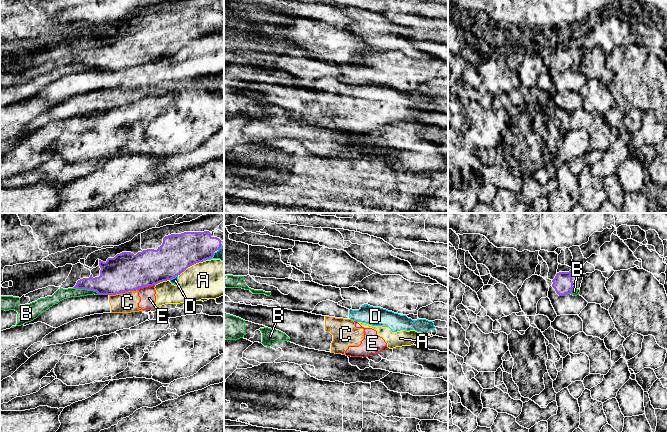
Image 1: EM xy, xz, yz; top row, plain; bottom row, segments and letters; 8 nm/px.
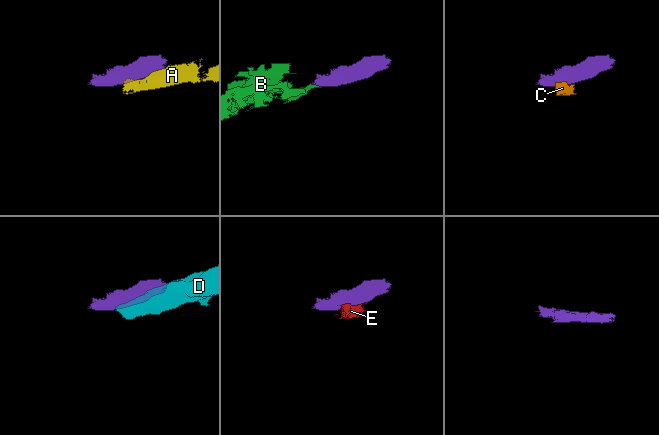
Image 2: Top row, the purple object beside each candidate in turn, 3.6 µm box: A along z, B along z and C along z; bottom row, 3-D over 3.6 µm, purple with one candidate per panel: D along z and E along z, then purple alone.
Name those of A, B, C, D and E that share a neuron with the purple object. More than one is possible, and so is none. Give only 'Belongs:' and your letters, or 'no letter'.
Belongs: B

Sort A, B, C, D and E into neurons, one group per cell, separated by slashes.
A C D E / B

